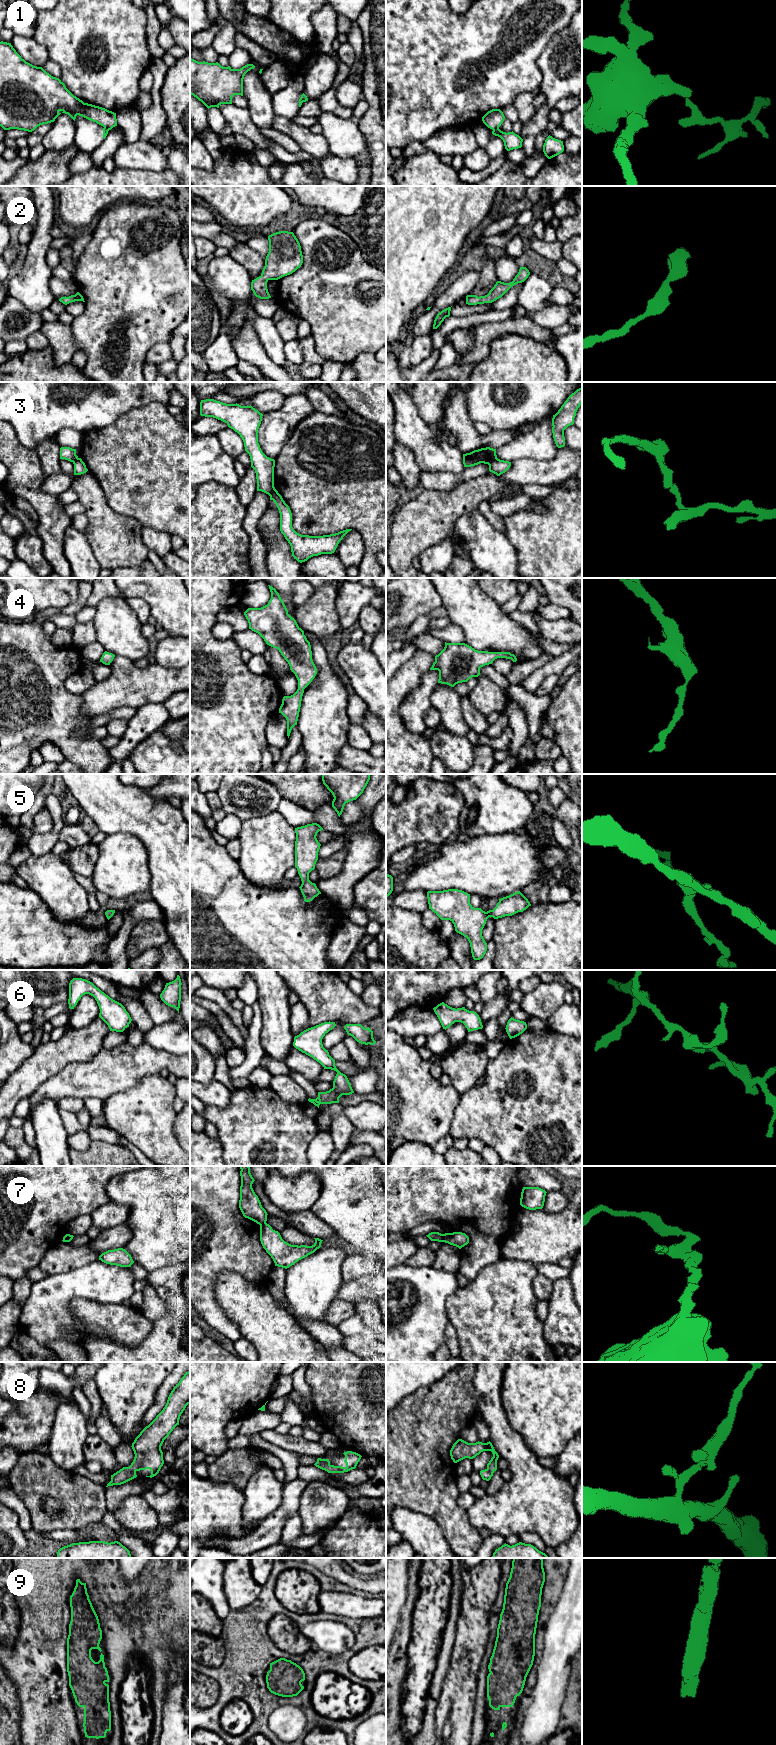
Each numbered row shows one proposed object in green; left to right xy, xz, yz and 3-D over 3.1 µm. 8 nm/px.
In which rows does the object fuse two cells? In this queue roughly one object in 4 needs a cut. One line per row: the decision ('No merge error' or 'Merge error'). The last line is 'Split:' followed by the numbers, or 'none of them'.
1: Merge error
2: No merge error
3: Merge error
4: No merge error
5: No merge error
6: No merge error
7: Merge error
8: No merge error
9: No merge error
Split: 1, 3, 7

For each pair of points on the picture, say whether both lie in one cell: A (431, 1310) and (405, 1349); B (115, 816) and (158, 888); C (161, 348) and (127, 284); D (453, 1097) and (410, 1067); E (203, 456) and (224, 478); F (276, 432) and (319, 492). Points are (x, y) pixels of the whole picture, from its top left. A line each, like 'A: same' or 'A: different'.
A: same
B: same
C: different
D: same
E: same
F: different

